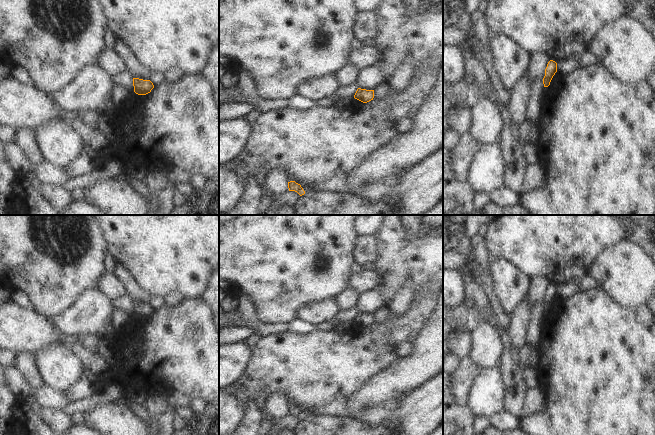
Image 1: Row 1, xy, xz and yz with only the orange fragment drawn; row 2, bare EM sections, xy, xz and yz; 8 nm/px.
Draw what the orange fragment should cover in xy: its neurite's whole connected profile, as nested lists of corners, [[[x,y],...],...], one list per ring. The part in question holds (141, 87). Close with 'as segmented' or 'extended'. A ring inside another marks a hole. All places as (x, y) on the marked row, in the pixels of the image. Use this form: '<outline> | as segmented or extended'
[[[133,78],[134,92],[138,95],[146,95],[154,88],[153,83],[150,80],[143,80],[139,78]]] | as segmented

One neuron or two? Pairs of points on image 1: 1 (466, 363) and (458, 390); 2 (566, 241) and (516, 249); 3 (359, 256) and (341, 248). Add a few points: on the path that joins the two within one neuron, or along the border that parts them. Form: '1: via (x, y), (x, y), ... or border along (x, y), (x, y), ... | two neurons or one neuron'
1: via (466, 370), (461, 383) | one neuron
2: via (554, 242), (528, 242) | one neuron
3: border along (358, 236), (352, 251), (353, 261) | two neurons

